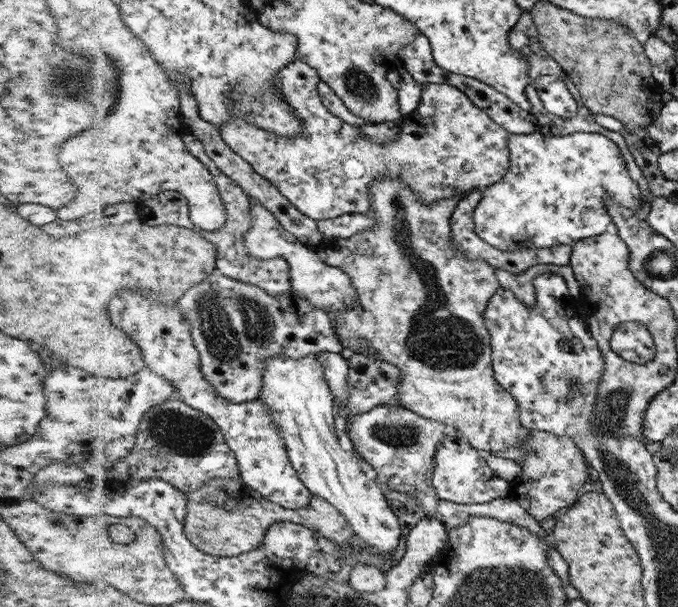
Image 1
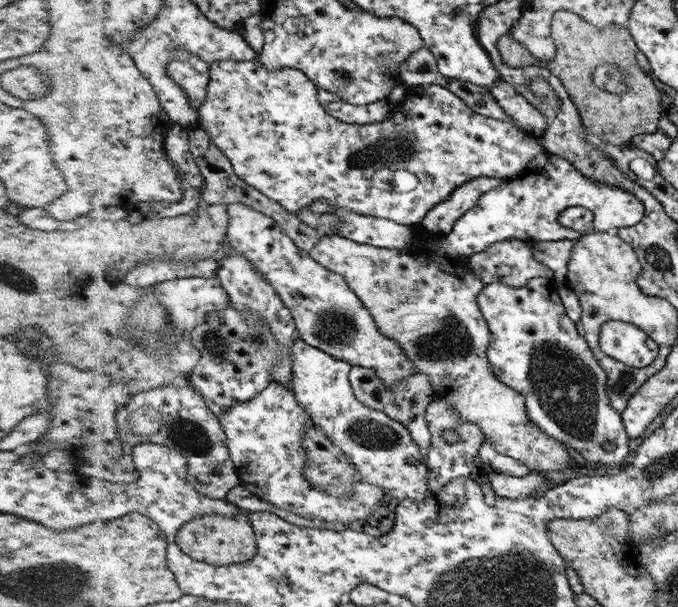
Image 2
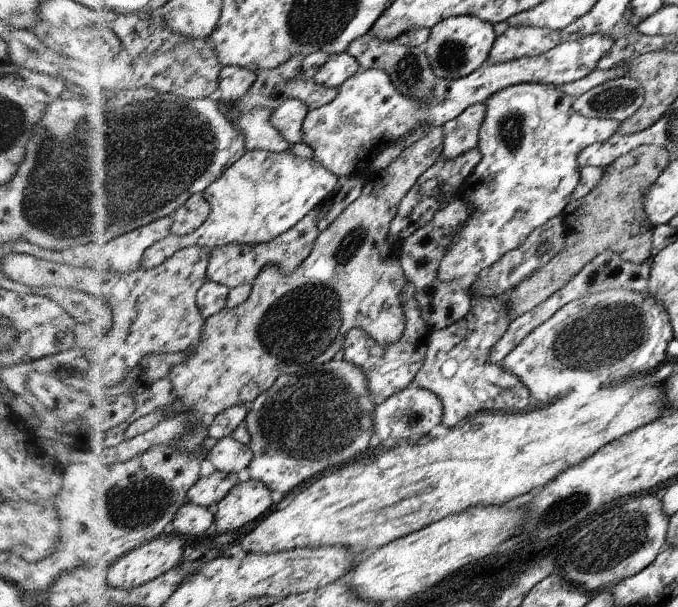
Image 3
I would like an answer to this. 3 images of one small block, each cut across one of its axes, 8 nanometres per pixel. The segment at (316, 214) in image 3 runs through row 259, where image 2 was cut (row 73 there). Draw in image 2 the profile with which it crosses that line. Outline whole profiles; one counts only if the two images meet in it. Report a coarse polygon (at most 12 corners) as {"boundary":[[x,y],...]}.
{"boundary":[[222,60],[199,110],[238,175],[416,227],[544,150],[441,85],[350,124],[302,69]]}

